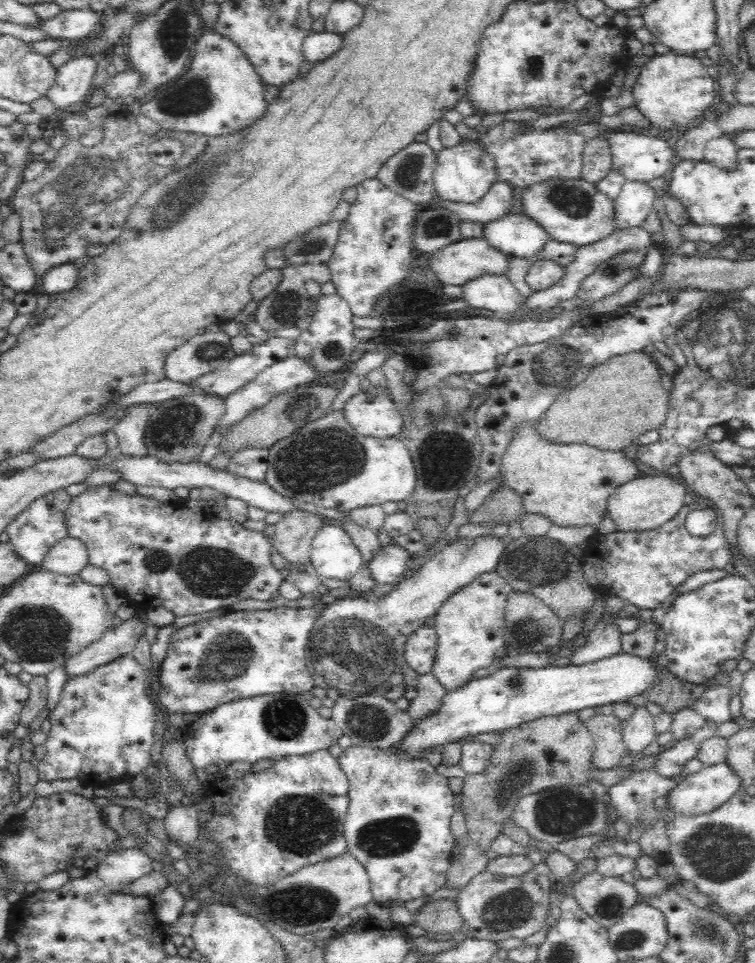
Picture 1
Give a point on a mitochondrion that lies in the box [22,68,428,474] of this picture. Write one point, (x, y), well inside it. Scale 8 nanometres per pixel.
(74, 204)

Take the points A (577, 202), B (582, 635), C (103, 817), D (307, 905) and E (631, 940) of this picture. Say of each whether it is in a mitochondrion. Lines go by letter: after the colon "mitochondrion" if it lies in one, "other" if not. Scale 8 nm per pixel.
A: mitochondrion
B: other
C: other
D: mitochondrion
E: mitochondrion

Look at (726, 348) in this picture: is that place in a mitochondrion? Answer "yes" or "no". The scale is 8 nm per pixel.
yes

